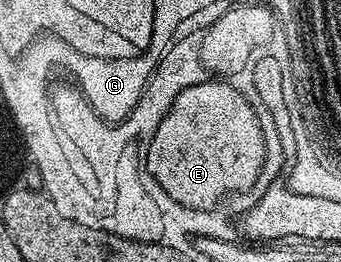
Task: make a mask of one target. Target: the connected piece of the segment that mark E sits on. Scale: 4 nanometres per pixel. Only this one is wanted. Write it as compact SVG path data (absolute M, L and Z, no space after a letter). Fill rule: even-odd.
M195 80L161 124L146 171L154 184L170 189L178 201L186 201L186 205L210 205L222 189L250 185L254 173L258 173L261 158L262 133L254 125L254 113L242 105L242 97L221 85L202 85ZM206 89L214 89L214 105L222 113L198 113L202 101L206 101ZM198 133L210 133L210 137L197 137Z

